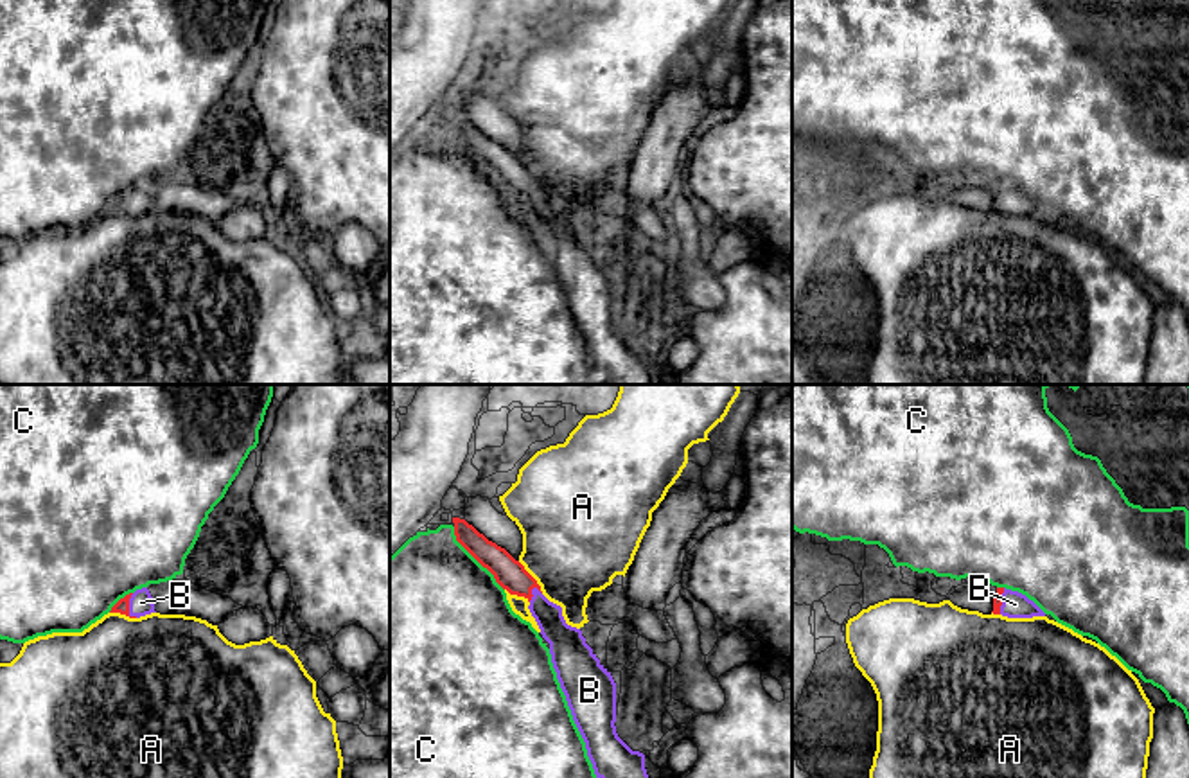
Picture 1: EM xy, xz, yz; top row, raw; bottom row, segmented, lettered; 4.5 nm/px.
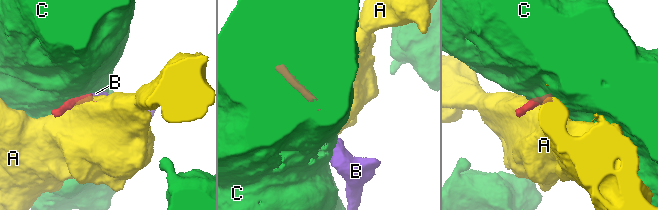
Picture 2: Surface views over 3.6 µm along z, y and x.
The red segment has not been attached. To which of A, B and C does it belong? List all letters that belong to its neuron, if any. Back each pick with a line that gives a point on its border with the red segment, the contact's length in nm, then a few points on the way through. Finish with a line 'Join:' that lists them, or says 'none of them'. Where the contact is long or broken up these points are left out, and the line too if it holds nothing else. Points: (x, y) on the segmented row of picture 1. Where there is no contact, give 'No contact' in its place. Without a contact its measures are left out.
B: Touches red at xy (128, 606). Shared border 110 nm
Join: B

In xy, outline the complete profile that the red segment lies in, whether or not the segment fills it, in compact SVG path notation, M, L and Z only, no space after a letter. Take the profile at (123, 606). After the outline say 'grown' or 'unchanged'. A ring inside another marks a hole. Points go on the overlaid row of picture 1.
M147 588L137 589L135 593L126 595L120 598L110 613L120 613L129 618L140 618L154 611L153 597Z; grown

